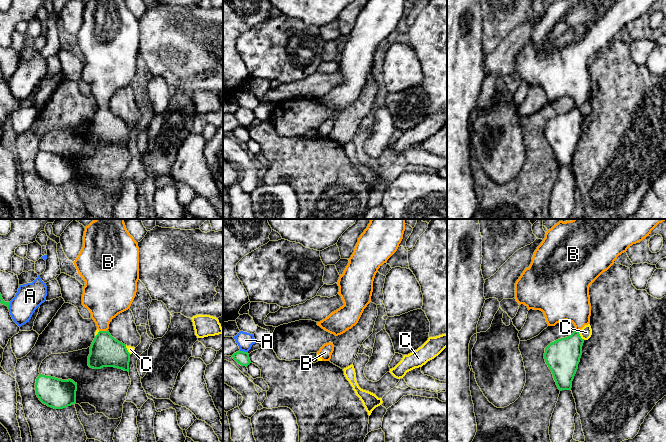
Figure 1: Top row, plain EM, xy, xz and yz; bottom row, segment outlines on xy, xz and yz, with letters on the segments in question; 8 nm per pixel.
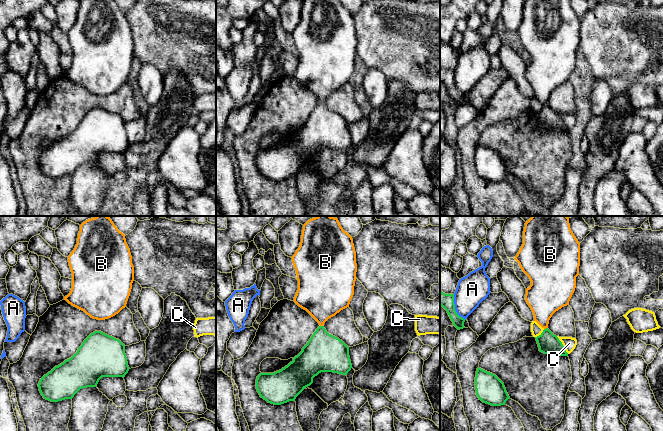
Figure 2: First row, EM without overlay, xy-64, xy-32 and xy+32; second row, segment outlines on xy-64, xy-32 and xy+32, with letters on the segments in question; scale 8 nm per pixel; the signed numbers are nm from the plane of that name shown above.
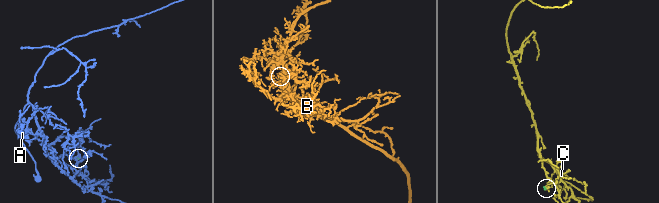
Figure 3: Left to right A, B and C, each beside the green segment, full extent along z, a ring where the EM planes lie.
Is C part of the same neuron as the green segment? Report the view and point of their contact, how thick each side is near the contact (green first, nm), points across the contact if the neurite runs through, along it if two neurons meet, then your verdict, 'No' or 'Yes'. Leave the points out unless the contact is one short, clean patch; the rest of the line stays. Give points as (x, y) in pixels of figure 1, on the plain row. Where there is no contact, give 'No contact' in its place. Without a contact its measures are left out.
Touches green at yz (580, 112). Thickness 280 nm (green) against 90 nm. Boundary: yz (577, 107), (584, 115). No

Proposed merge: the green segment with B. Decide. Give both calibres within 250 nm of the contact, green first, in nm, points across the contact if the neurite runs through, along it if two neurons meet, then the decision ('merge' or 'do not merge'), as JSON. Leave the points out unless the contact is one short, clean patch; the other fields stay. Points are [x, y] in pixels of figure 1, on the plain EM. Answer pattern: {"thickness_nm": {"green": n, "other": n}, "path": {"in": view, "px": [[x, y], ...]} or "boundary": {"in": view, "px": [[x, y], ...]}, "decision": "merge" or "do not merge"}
{"thickness_nm": {"green": 260, "other": 300}, "path": {"in": "xy", "px": [[105, 127], [103, 107], [103, 83], [105, 76]]}, "decision": "merge"}

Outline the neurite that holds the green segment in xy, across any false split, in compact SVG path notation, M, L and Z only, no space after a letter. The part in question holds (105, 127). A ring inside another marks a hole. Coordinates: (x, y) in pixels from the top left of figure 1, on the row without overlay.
M89 0L85 3L83 23L73 38L78 50L85 57L82 70L82 81L86 83L96 99L98 110L95 112L88 132L88 142L93 145L114 143L129 148L130 129L126 121L119 118L109 109L109 100L118 90L128 86L136 72L139 56L139 23L129 10L125 0Z

